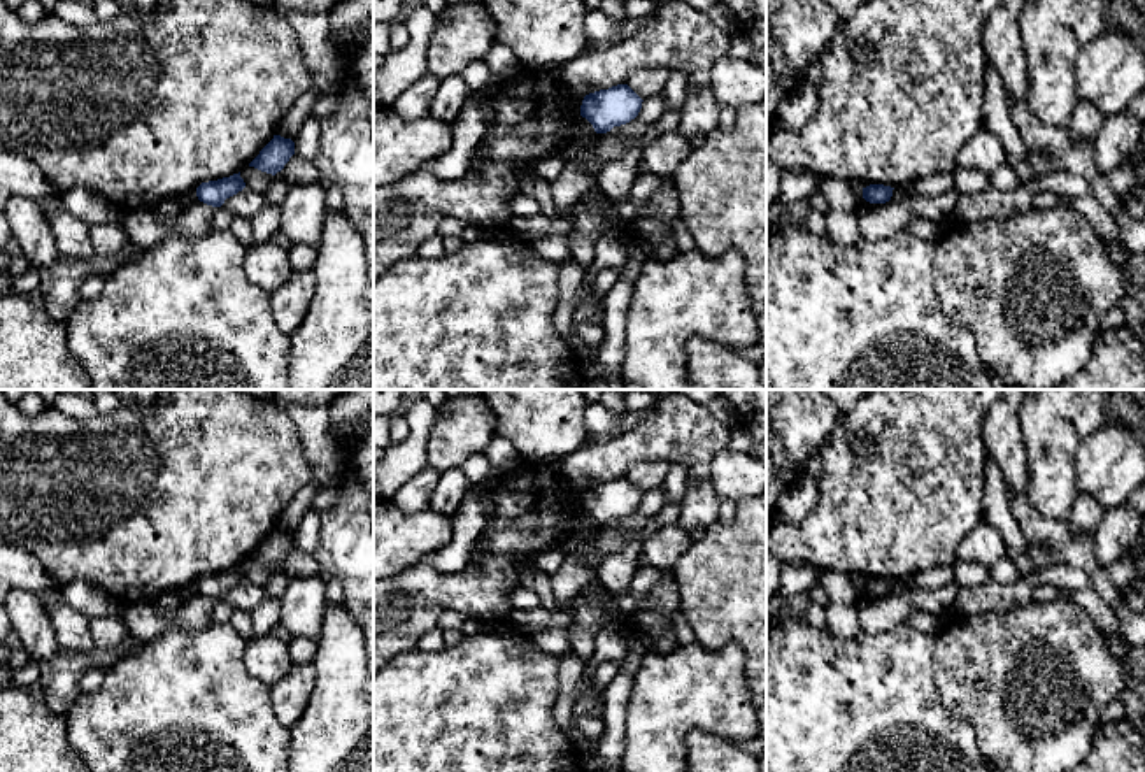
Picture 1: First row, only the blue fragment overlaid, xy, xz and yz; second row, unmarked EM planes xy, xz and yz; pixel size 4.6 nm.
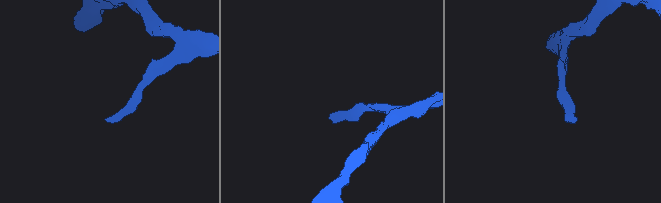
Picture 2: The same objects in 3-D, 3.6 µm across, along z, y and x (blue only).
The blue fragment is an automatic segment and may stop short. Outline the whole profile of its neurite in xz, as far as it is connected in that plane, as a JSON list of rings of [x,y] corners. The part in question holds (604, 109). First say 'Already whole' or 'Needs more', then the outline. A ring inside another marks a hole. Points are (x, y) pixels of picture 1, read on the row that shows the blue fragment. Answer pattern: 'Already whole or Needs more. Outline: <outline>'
Already whole. Outline: [[[617,84],[584,96],[580,116],[586,118],[596,133],[607,133],[635,119],[642,109],[642,98],[628,86]]]

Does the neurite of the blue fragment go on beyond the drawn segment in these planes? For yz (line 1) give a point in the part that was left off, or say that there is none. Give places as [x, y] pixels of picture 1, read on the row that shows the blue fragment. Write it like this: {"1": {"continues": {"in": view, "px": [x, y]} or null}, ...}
{"1": {"continues": null}}

